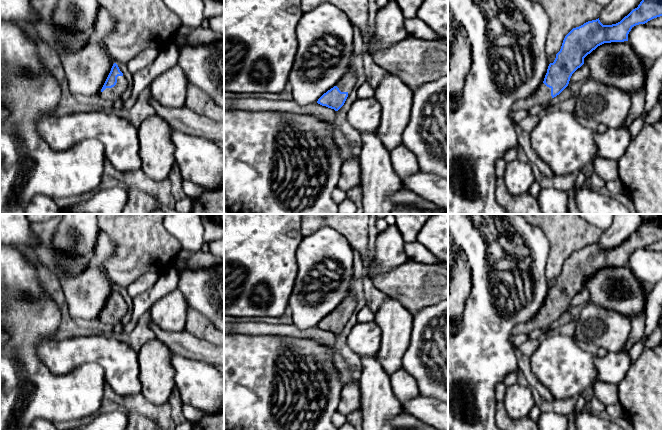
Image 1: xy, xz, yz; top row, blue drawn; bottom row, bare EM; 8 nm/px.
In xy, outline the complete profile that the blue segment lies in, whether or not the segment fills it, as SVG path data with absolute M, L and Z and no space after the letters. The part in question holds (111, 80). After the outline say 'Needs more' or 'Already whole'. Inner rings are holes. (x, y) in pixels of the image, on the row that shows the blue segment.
M116 63L113 64L111 71L101 89L103 102L114 102L121 98L122 93L126 90L127 84L123 73Z. Needs more

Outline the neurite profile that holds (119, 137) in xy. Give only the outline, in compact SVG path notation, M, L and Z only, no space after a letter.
M103 106L80 107L69 115L41 119L37 124L37 130L39 137L53 150L66 150L84 139L96 139L102 143L105 156L117 171L131 174L141 167L138 128L120 112L111 113Z

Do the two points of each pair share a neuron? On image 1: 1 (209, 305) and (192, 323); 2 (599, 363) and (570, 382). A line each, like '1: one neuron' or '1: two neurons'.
1: two neurons
2: two neurons

